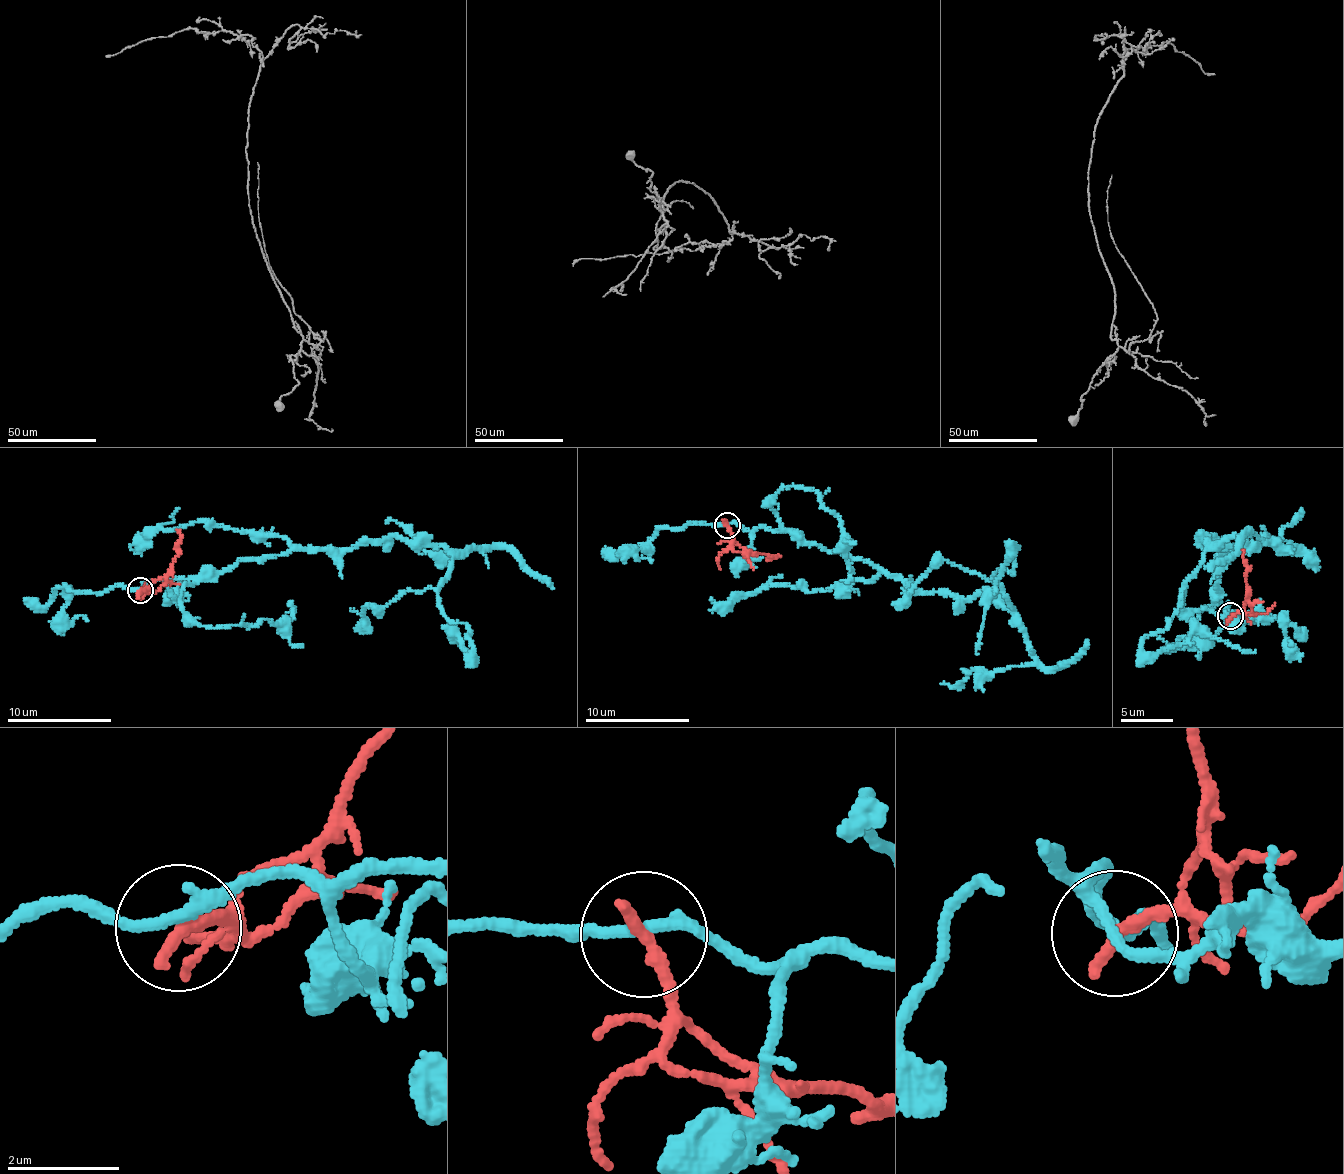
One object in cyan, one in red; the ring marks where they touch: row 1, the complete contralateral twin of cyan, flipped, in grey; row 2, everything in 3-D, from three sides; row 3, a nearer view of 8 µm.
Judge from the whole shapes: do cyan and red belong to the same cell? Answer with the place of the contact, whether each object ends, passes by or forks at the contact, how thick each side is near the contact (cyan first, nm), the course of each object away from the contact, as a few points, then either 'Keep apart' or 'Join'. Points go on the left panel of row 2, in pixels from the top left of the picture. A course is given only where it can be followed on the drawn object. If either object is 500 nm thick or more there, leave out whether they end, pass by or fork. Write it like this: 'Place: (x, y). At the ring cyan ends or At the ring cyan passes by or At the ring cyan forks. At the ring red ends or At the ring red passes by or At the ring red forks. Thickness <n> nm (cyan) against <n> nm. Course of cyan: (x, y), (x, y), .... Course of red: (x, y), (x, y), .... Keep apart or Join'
Place: (140, 590). At the ring cyan passes by. At the ring red ends. Thickness 200 nm (cyan) against 300 nm. Course of cyan: (138, 591), (290, 550), (430, 541), (453, 567), (438, 606), (469, 631), (473, 655), (458, 636), (474, 664). Course of red: (141, 591), (168, 572), (178, 553), (176, 529). Keep apart

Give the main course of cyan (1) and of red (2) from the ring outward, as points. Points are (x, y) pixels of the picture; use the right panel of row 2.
1: (1232, 616), (1211, 599), (1222, 555), (1203, 537), (1182, 604), (1142, 650), (1196, 631), (1255, 650)
2: (1231, 616), (1242, 610), (1248, 592), (1242, 550)

